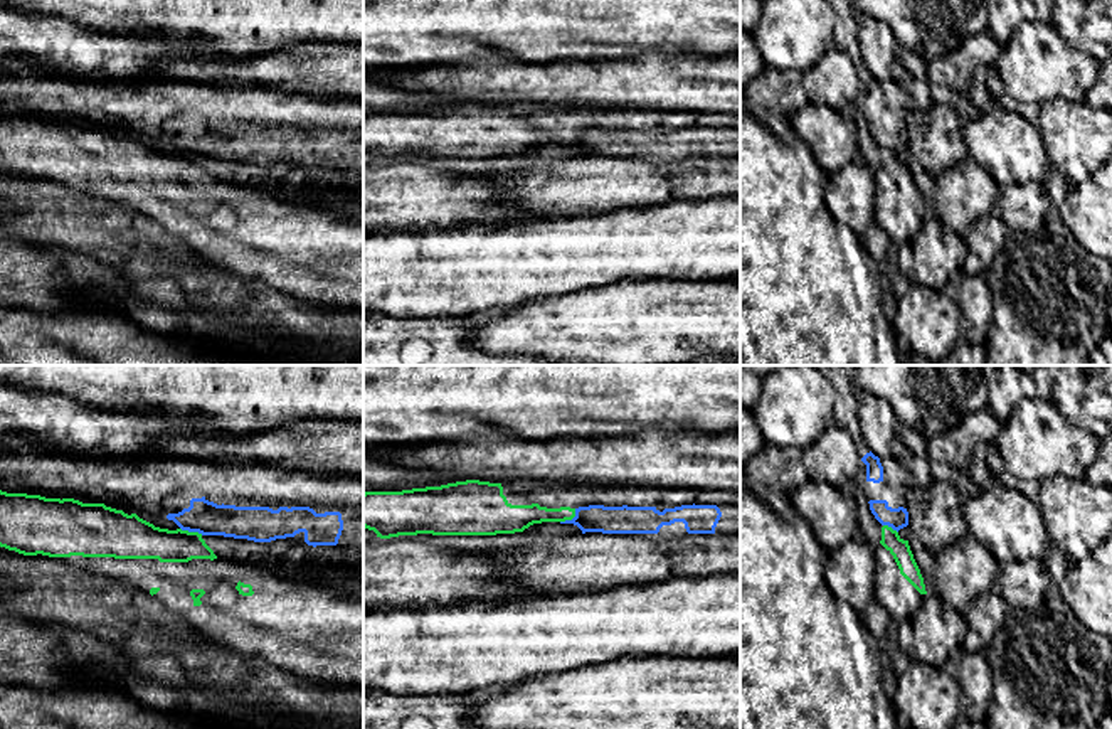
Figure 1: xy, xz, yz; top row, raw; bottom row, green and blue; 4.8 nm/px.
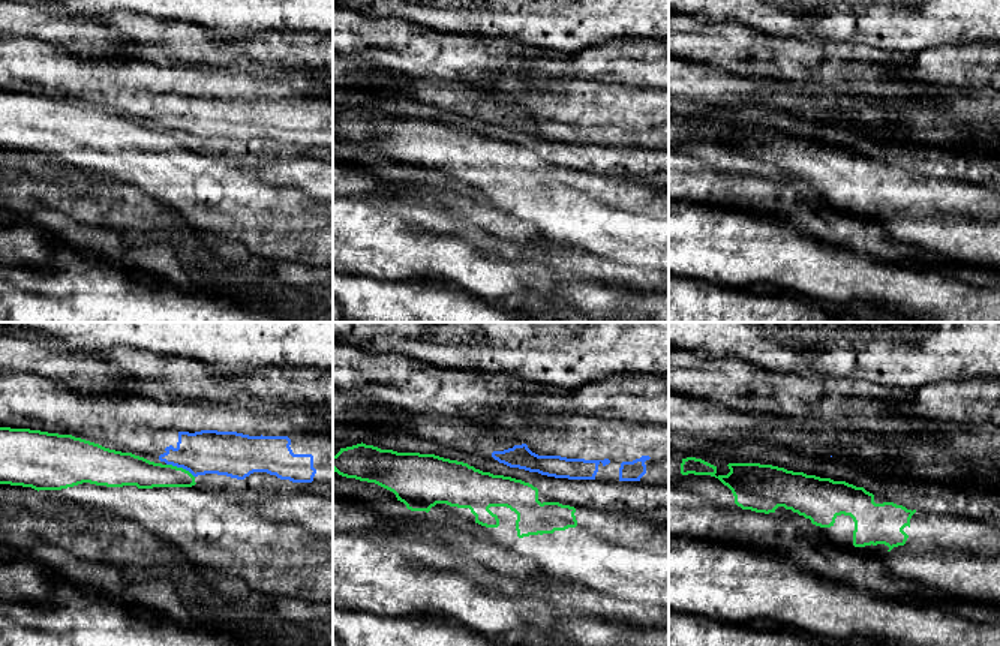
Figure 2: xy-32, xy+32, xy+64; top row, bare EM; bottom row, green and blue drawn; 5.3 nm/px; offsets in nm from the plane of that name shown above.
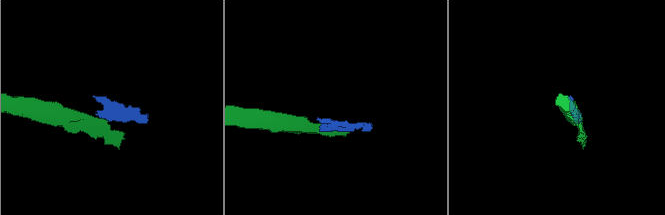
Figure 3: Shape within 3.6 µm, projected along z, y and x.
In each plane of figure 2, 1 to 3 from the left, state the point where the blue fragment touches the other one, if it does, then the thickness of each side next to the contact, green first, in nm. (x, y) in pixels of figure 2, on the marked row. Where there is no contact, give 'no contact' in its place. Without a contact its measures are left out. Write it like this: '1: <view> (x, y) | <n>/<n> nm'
1: xy-32 (180, 468) | 160/240 nm
2: no contact
3: no contact

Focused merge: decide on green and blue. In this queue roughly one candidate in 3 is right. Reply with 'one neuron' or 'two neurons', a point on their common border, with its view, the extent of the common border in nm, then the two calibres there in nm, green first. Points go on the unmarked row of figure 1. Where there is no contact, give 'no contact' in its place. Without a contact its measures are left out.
two neurons; meets green in xy at (192, 155); contact 120 nm long; 180 nm thick on the green side, 160 nm on the other

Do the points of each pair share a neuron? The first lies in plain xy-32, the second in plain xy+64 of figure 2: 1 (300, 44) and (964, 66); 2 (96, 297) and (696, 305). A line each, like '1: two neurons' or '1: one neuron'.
1: one neuron
2: one neuron

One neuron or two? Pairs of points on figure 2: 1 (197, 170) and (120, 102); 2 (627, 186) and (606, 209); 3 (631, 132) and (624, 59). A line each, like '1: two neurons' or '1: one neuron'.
1: two neurons
2: one neuron
3: two neurons

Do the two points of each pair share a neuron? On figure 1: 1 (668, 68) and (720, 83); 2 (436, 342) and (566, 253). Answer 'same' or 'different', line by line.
1: same
2: different

